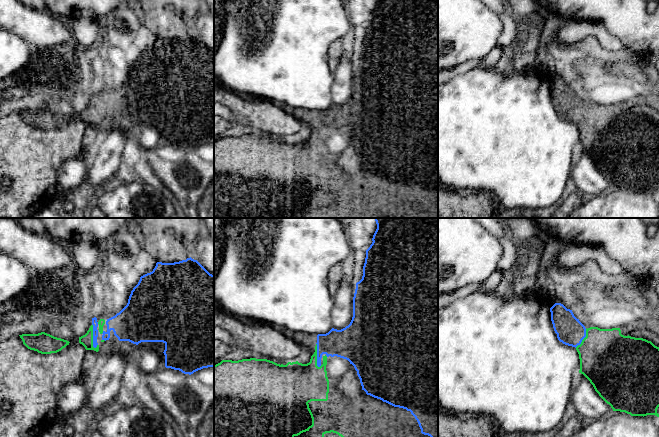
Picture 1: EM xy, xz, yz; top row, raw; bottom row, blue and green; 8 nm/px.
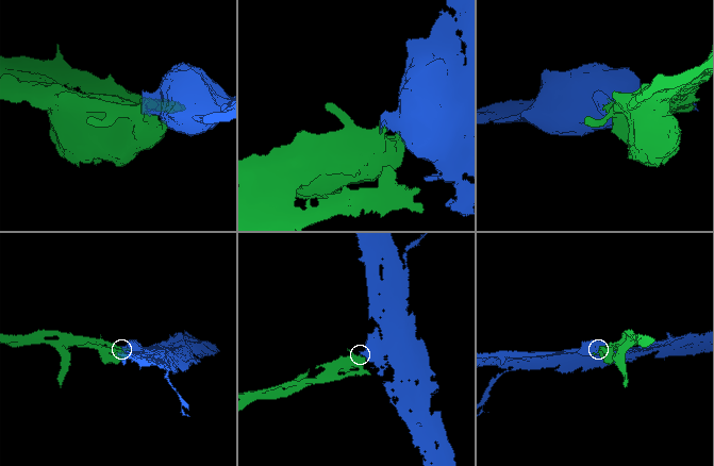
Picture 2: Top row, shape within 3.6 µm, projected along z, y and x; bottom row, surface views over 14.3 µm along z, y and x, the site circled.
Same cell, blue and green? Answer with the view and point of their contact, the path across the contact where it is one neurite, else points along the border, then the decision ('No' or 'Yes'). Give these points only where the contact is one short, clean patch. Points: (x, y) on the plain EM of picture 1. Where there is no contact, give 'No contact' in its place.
Touches blue at xy (93, 112). Path across: xy (94, 96), (93, 112), (86, 116). Yes

